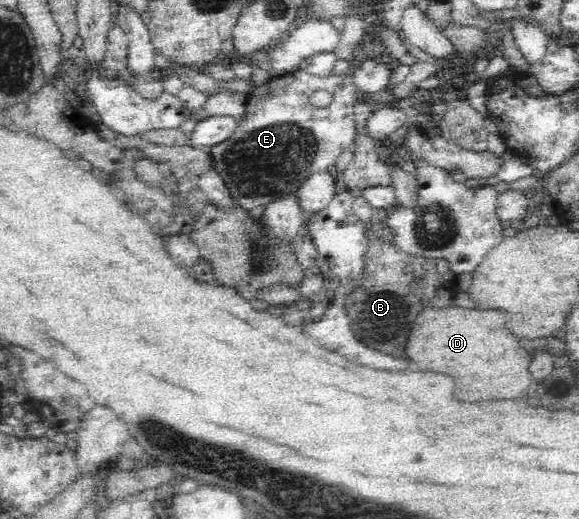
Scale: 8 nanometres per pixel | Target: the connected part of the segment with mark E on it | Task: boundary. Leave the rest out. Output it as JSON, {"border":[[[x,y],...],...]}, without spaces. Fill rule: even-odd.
{"border":[[[298,69],[287,75],[269,78],[263,84],[255,84],[253,78],[250,78],[249,94],[245,96],[245,104],[248,106],[245,120],[238,125],[231,116],[210,116],[195,123],[189,140],[196,148],[211,148],[213,170],[231,190],[234,206],[251,210],[257,206],[266,206],[286,194],[296,193],[311,174],[333,168],[340,154],[353,149],[357,136],[356,109],[361,102],[365,102],[363,92],[353,83],[351,74],[323,78]],[[319,90],[333,95],[331,104],[325,108],[311,105],[312,95]]]}

